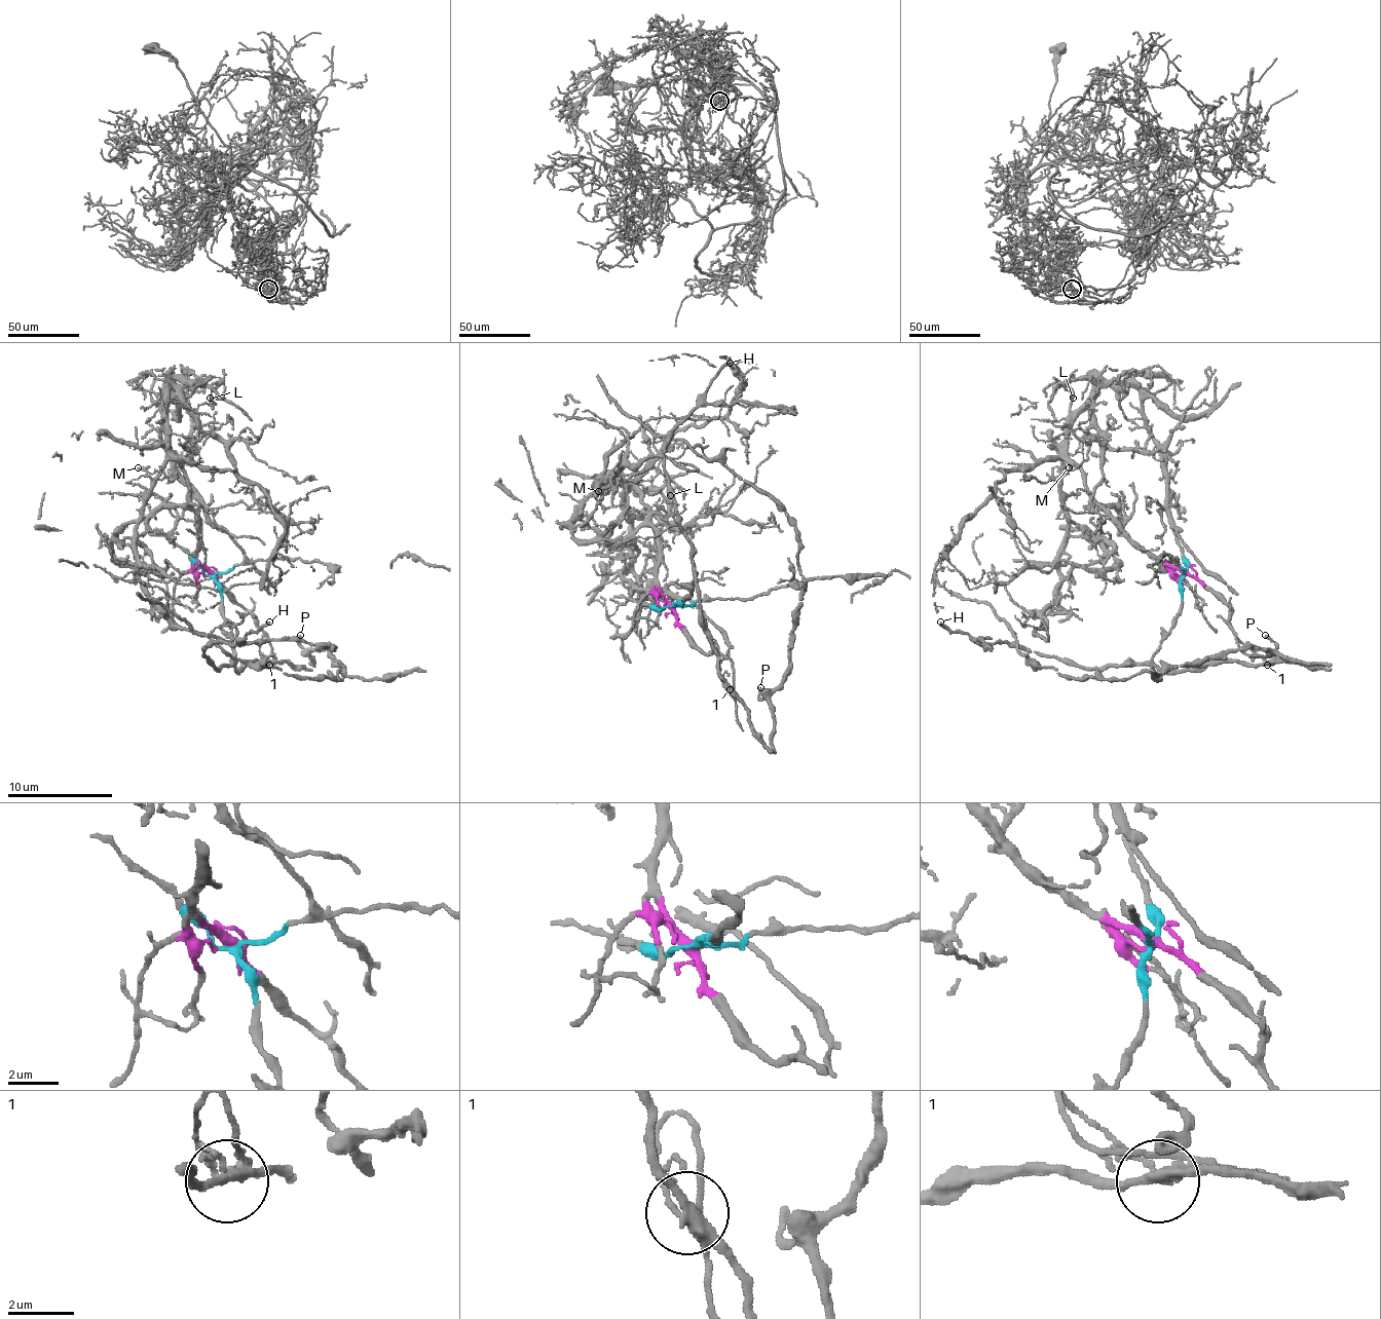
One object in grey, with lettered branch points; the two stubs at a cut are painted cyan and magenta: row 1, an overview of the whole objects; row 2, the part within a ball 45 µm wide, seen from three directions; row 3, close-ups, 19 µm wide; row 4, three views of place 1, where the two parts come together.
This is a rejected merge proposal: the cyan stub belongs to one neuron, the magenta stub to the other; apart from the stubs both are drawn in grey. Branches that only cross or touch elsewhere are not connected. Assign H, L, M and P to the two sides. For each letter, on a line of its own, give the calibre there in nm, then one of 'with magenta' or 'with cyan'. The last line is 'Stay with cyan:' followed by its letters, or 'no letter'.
H: 200 nm thick; with cyan
L: 130 nm thick; with magenta
M: 170 nm thick; with magenta
P: 190 nm thick; with cyan
Stay with cyan: H, P

